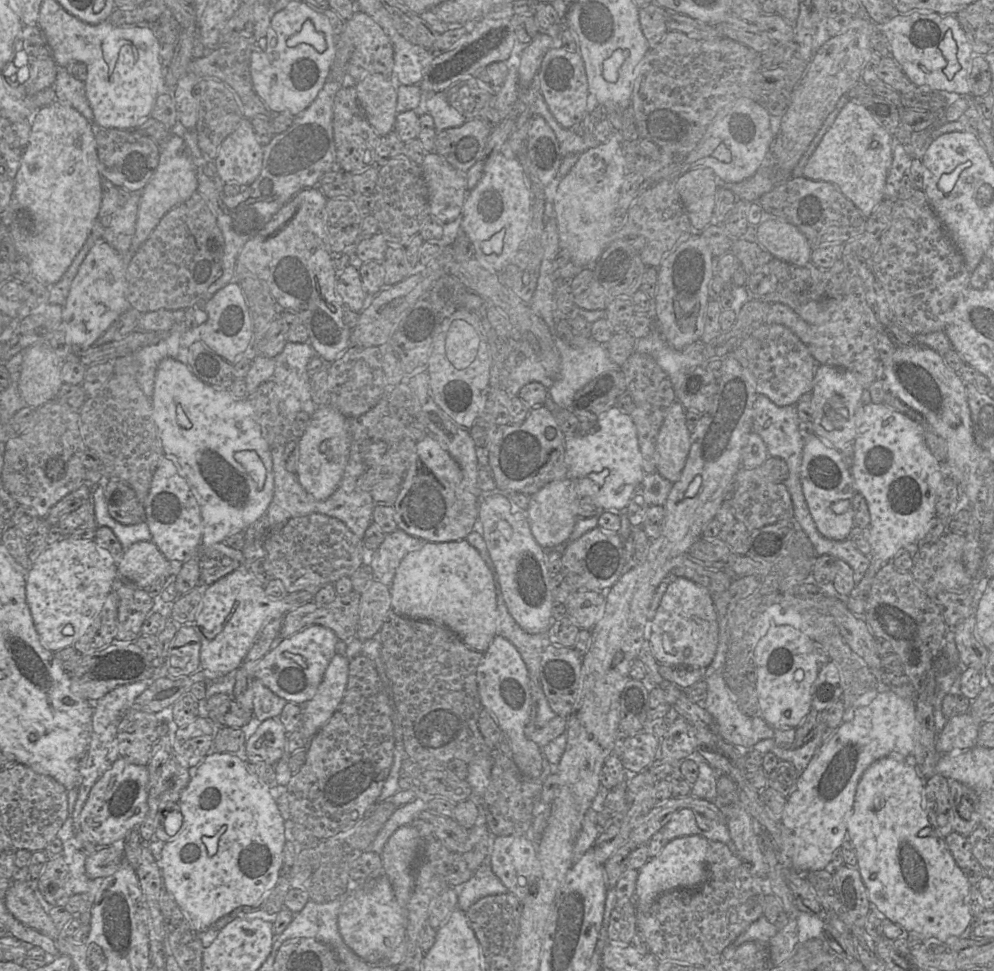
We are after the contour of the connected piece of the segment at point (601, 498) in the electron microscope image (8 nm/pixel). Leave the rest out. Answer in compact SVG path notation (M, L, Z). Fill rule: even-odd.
M613 406L593 423L586 435L565 438L567 478L572 481L578 497L591 498L601 511L625 512L632 493L645 475L631 415Z

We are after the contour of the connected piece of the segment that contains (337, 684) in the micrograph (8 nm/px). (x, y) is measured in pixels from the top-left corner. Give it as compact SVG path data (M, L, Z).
M336 653L314 697L300 705L307 739L318 733L341 704L348 683L349 662L346 655Z

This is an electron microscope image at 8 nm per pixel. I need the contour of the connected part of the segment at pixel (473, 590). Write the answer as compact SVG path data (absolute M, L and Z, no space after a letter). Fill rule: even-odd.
M466 539L449 541L449 542L427 542L422 548L416 551L409 552L399 564L393 582L390 585L391 592L391 606L392 610L404 617L411 619L418 619L422 621L429 621L437 624L441 624L453 633L455 633L463 643L472 650L485 653L489 648L493 638L497 635L496 630L496 618L497 618L497 603L496 593L492 574L487 567L485 561L482 559L478 550L473 547Z

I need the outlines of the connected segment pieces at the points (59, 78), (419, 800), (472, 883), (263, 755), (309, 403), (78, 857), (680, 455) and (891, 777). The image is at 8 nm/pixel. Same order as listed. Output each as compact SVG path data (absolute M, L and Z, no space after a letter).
M58 66L53 87L56 99L60 103L73 107L89 123L94 123L94 115L86 97L85 83L83 81L75 78L65 67Z
M418 795L418 797L412 802L398 807L376 836L371 845L370 851L380 855L384 845L391 837L391 835L399 827L404 825L411 825L415 819L418 819L418 815L424 809L427 809L426 803L427 798L424 795Z
M489 857L485 863L473 872L472 877L458 888L457 907L466 912L474 903L485 896L507 892L508 889L493 873Z
M278 718L261 722L255 732L246 740L245 749L250 757L256 757L274 765L286 756L287 733Z
M287 342L283 351L271 359L259 354L251 355L251 366L245 377L248 395L253 393L263 383L273 380L275 383L275 395L279 403L279 411L282 416L282 425L291 431L292 424L299 412L312 415L318 406L311 396L310 376L307 365L316 353L309 343Z
M78 788L67 791L68 817L56 836L62 843L61 855L66 864L66 882L63 887L63 896L55 906L65 906L69 897L75 894L88 893L91 881L85 871L86 856L76 848L76 840L72 827L72 811L77 795Z
M676 400L670 406L657 437L657 473L671 483L680 478L690 450L691 433L686 425L685 412Z
M889 756L872 763L862 774L856 788L853 808L847 819L847 840L851 841L855 849L857 869L867 889L870 903L875 906L882 917L898 924L906 933L916 932L924 939L937 938L945 941L950 937L971 937L969 936L969 931L974 919L969 907L971 885L965 877L963 870L957 866L946 845L945 838L933 831L924 808L924 784L924 779L920 777L916 767L912 763L897 761Z

